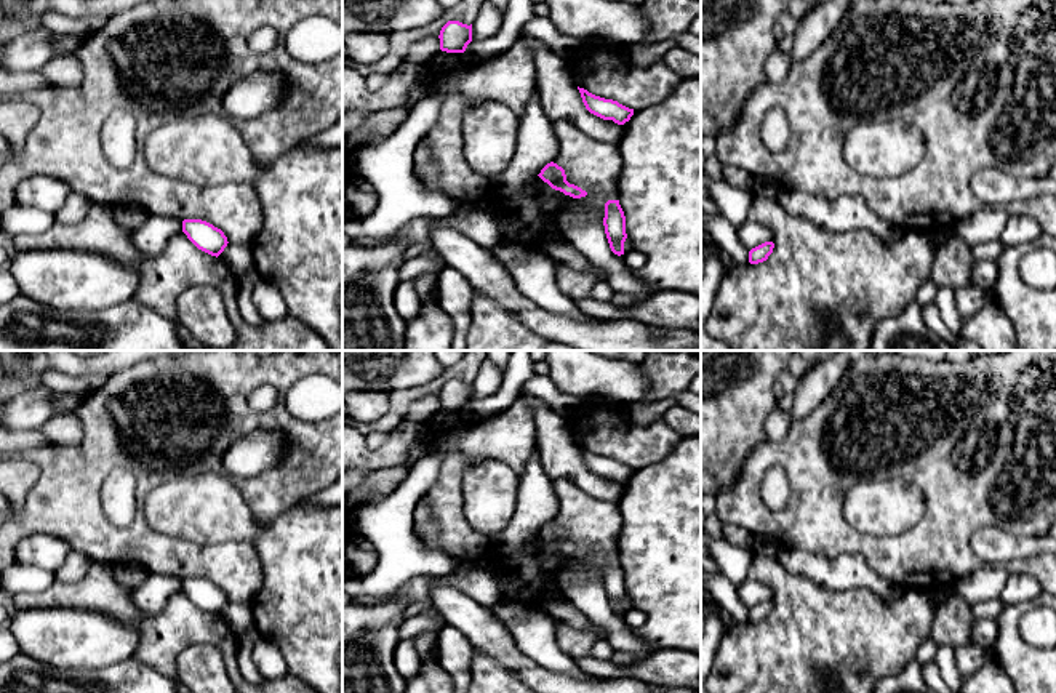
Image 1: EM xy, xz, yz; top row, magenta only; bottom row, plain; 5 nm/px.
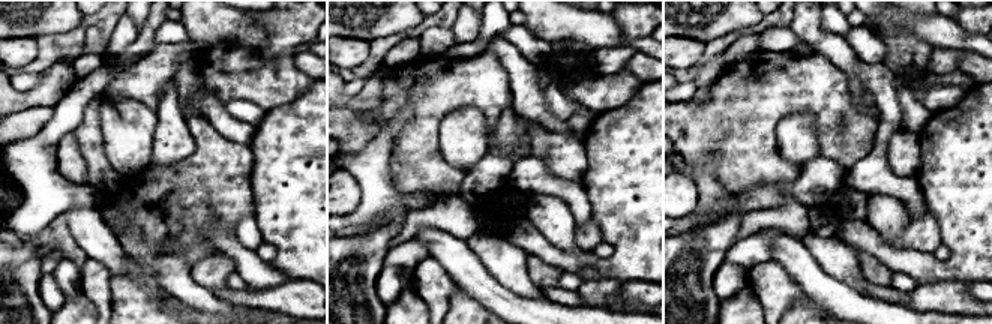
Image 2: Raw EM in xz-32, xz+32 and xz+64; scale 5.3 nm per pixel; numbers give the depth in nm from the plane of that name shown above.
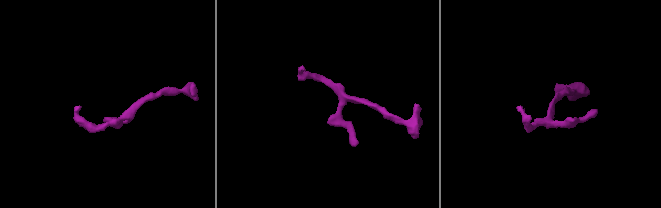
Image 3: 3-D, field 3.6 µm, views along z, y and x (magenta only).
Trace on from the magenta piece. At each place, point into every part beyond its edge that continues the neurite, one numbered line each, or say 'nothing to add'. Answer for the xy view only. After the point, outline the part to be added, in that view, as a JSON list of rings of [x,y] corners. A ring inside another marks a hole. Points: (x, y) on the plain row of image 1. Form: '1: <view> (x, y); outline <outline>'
nothing to add

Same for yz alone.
nothing to add

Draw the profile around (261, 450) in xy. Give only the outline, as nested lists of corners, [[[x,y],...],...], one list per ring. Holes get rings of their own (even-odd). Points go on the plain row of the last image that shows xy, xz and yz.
[[[253,431],[224,453],[222,472],[235,480],[254,477],[274,469],[286,451],[283,431]]]

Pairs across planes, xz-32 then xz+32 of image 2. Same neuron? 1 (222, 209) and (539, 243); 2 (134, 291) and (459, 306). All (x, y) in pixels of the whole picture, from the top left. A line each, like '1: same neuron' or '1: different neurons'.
1: different neurons
2: same neuron

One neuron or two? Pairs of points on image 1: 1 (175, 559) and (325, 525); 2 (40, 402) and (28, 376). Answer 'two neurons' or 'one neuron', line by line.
1: two neurons
2: two neurons

